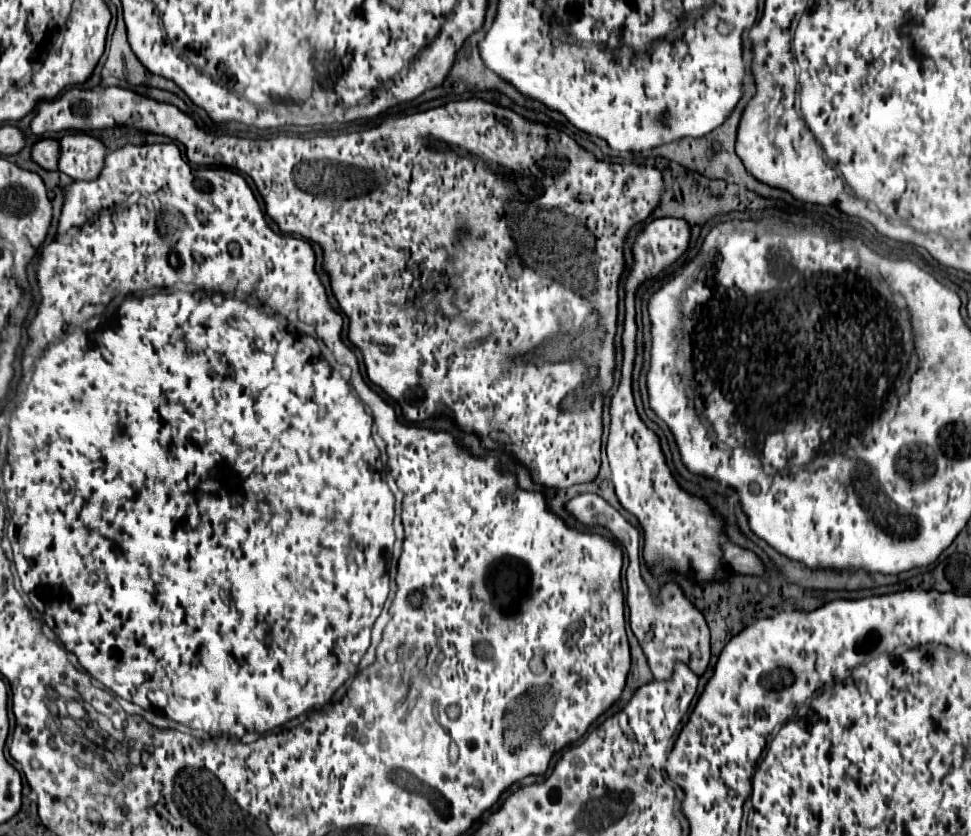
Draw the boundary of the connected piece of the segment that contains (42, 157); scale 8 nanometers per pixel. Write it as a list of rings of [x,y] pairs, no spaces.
[[[39,140],[33,146],[33,160],[43,166],[45,170],[57,170],[57,160],[59,160],[59,142],[57,140]]]

